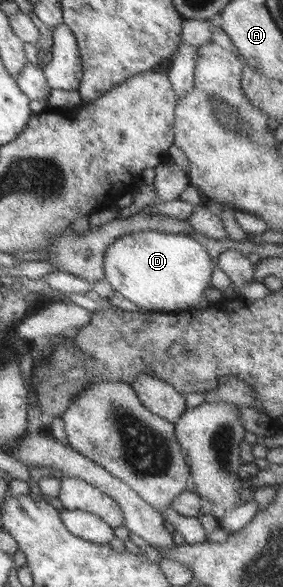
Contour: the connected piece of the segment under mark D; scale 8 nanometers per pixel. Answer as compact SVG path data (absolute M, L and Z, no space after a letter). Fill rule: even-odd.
M156 230L121 236L107 247L104 256L104 278L114 290L142 309L165 314L198 309L201 295L210 287L215 265L205 247L190 236Z

